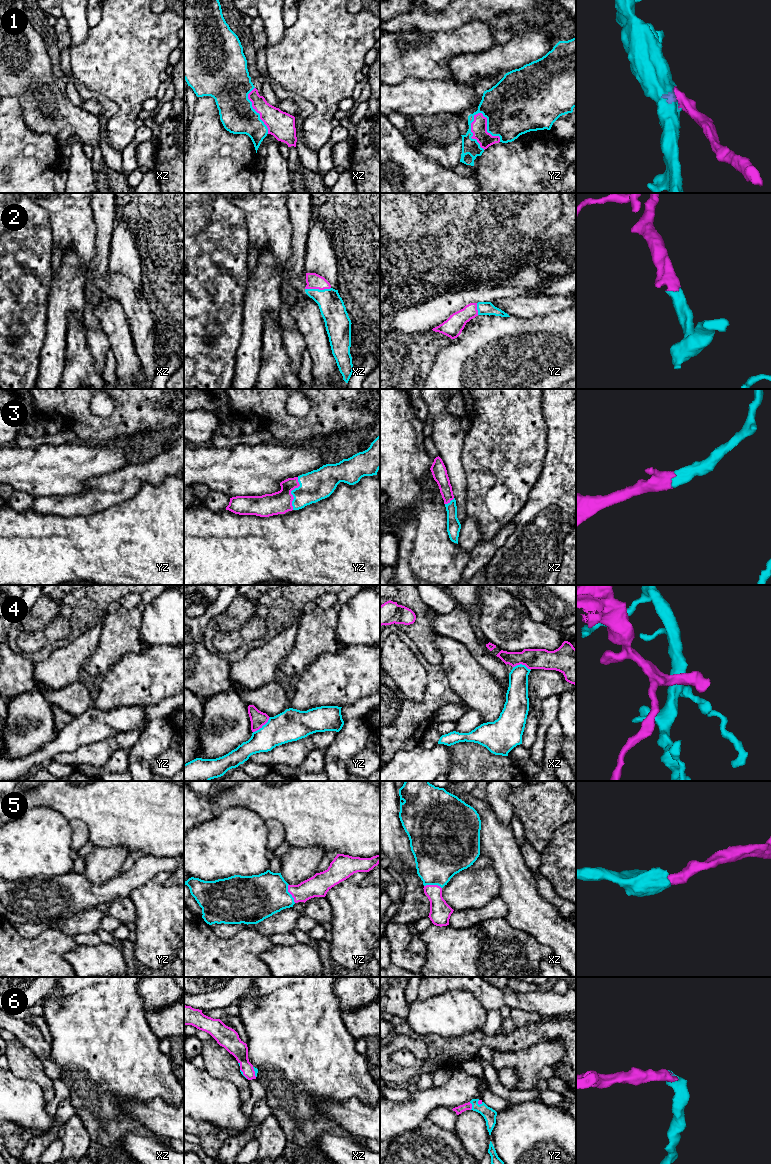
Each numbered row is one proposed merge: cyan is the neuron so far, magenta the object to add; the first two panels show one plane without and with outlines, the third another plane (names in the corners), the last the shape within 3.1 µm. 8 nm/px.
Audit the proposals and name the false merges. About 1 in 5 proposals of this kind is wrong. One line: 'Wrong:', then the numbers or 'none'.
Wrong: 4

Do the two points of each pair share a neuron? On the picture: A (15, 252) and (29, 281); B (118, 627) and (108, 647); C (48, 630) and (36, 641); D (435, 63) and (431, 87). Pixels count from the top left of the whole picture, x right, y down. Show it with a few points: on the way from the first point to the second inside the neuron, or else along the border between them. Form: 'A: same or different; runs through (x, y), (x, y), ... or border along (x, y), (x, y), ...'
A: same; runs through (15, 259), (15, 267), (22, 274)
B: same; runs through (118, 632), (118, 637), (113, 642)
C: same; runs through (45, 633), (39, 638)
D: different; border along (409, 77), (417, 79), (447, 79)

